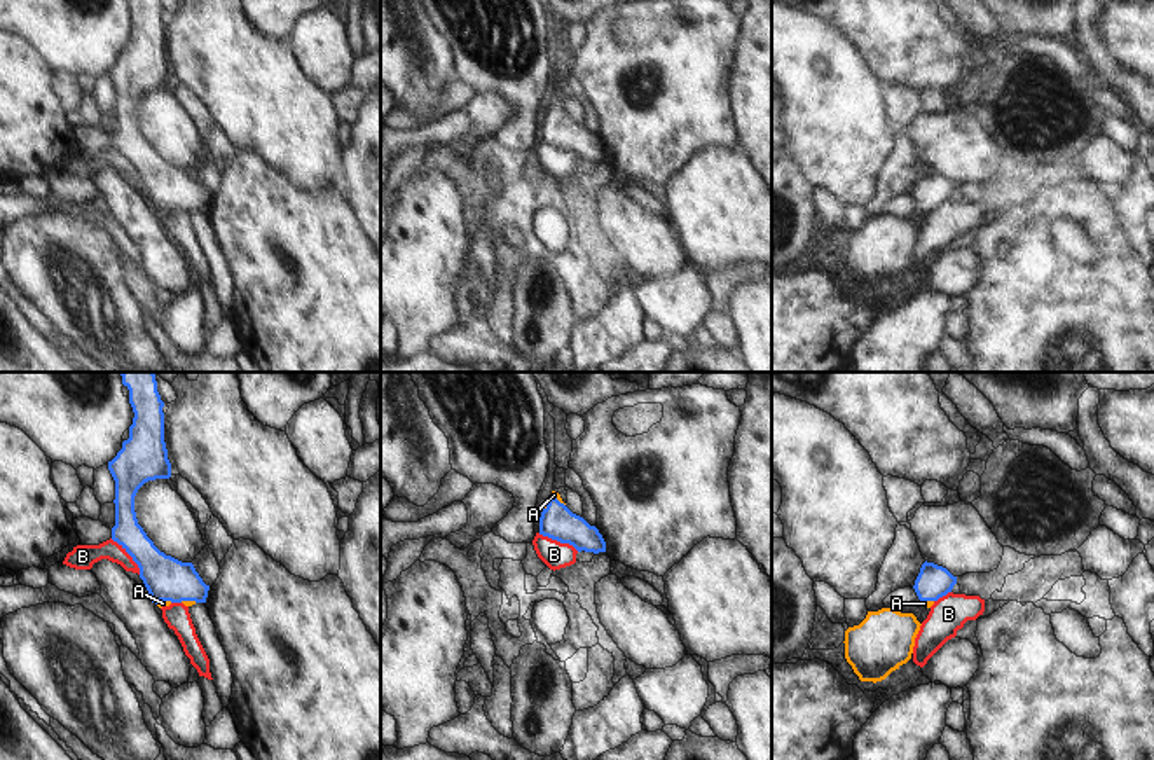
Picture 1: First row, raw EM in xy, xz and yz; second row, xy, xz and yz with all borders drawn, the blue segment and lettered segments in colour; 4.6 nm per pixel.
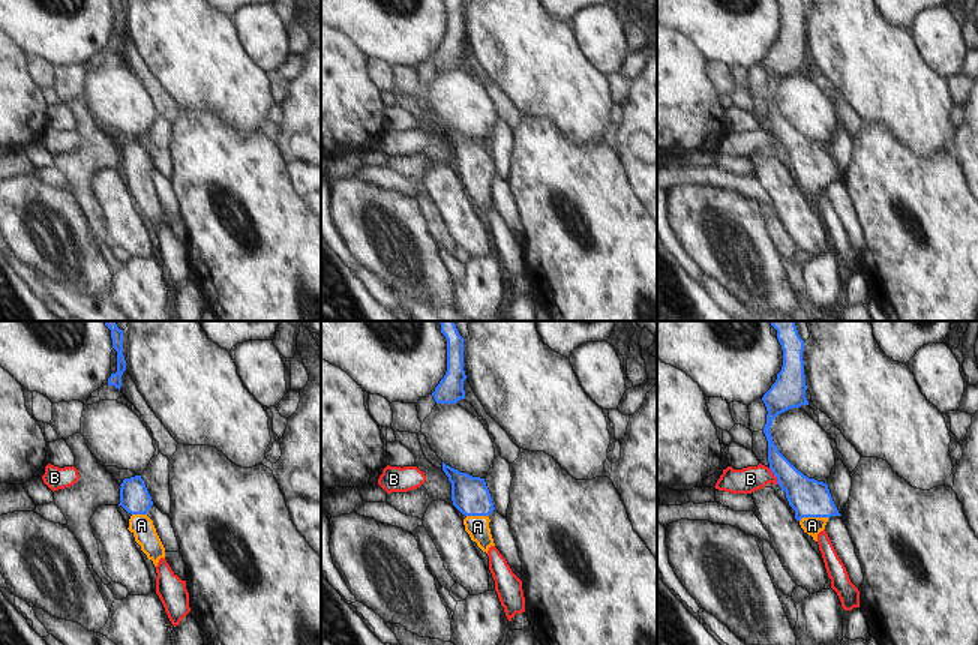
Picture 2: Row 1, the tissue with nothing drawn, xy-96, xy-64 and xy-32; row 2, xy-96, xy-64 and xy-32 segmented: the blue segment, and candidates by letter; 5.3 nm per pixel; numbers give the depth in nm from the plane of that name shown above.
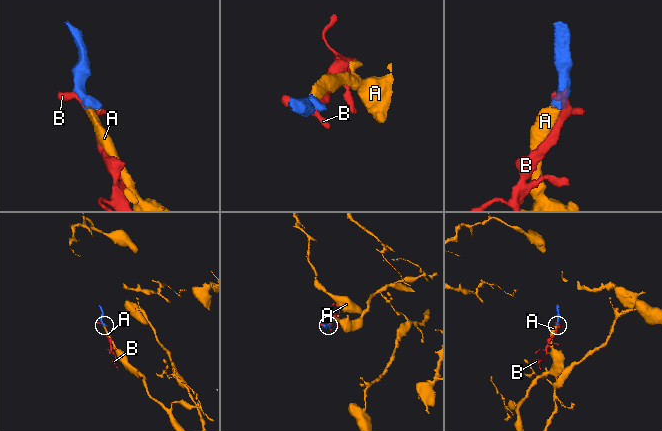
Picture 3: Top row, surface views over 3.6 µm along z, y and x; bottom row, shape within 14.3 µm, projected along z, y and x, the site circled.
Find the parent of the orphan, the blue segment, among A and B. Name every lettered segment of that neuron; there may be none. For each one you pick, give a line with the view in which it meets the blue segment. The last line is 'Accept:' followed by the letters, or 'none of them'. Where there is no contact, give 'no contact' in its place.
A: meets blue in xz
Accept: A

